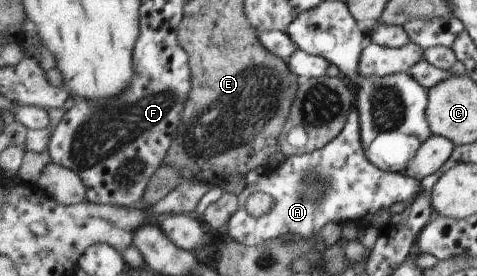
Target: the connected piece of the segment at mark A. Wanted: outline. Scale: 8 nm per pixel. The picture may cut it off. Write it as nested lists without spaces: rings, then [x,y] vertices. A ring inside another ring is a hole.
[[[356,110],[351,111],[344,130],[327,146],[320,150],[289,156],[280,165],[273,165],[265,170],[254,184],[247,184],[237,196],[237,211],[228,219],[226,227],[231,239],[246,246],[256,246],[275,238],[288,240],[308,240],[320,233],[326,223],[354,223],[358,231],[371,226],[372,218],[380,209],[388,210],[394,203],[410,204],[422,191],[420,180],[413,179],[400,172],[384,172],[376,168],[365,157],[360,142],[359,116]],[[262,192],[272,198],[272,207],[261,217],[251,217],[246,213],[245,202],[249,195]]]

